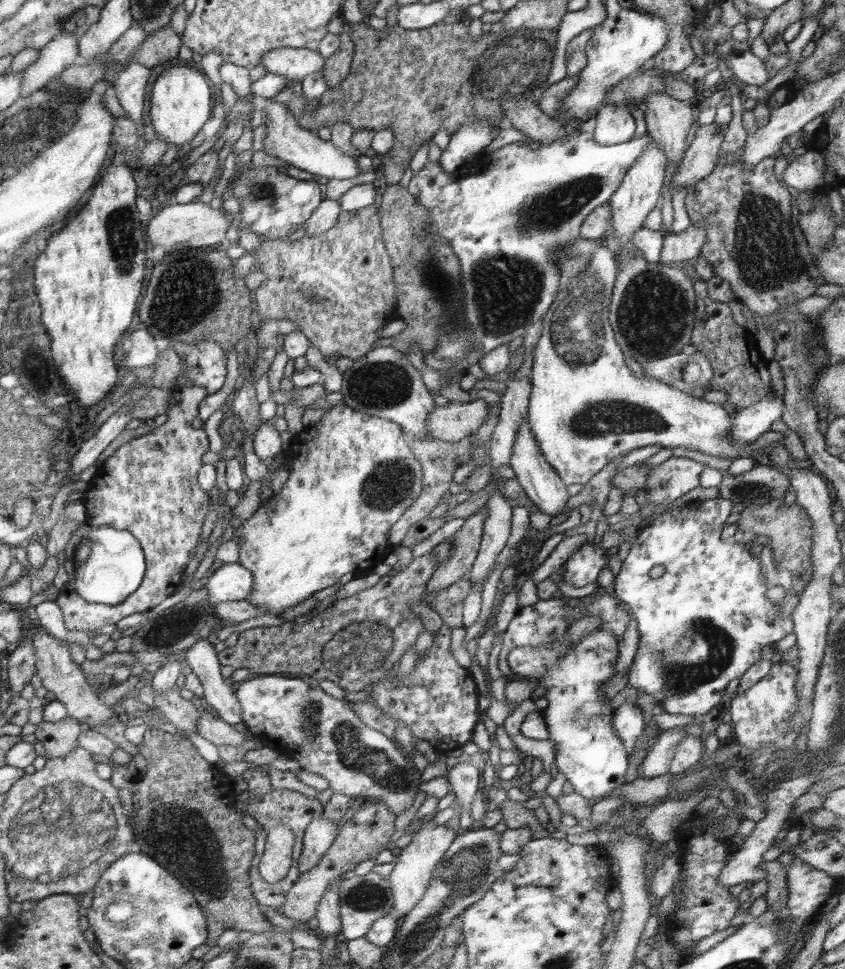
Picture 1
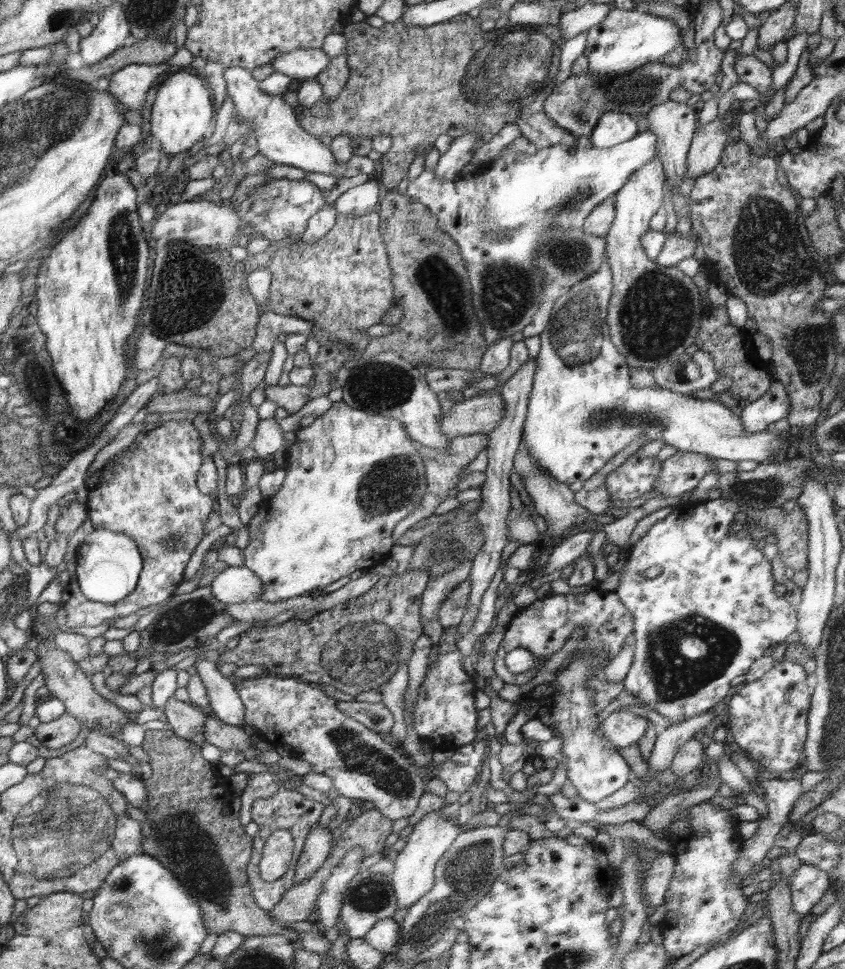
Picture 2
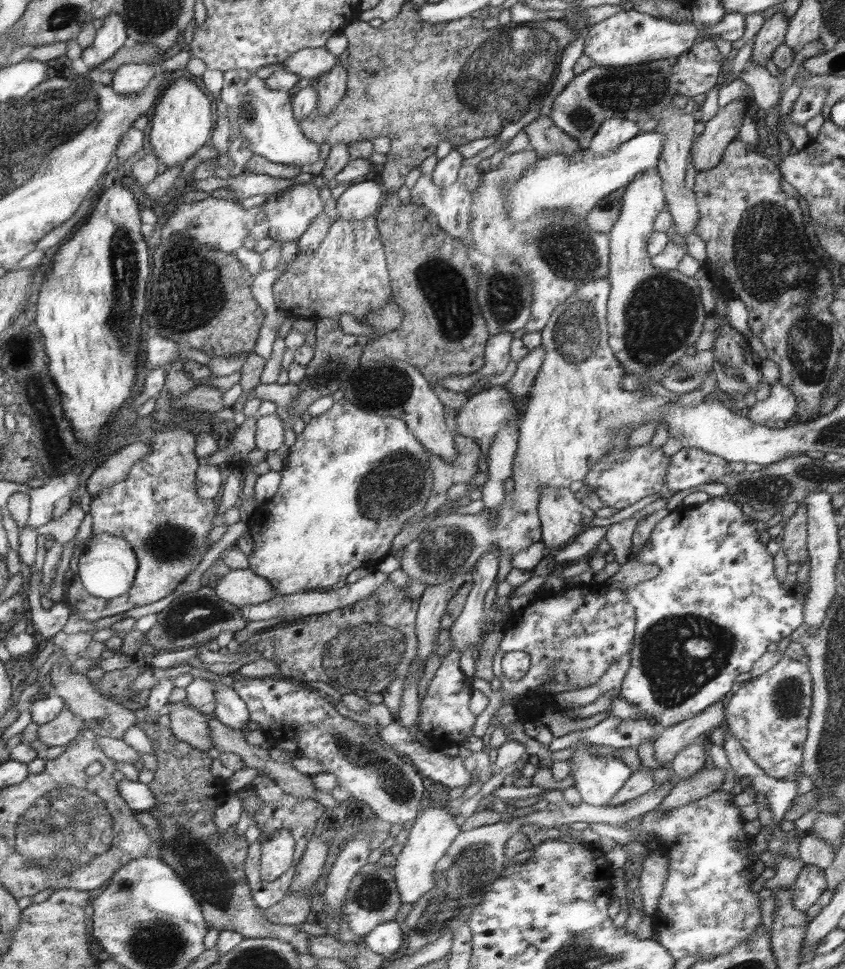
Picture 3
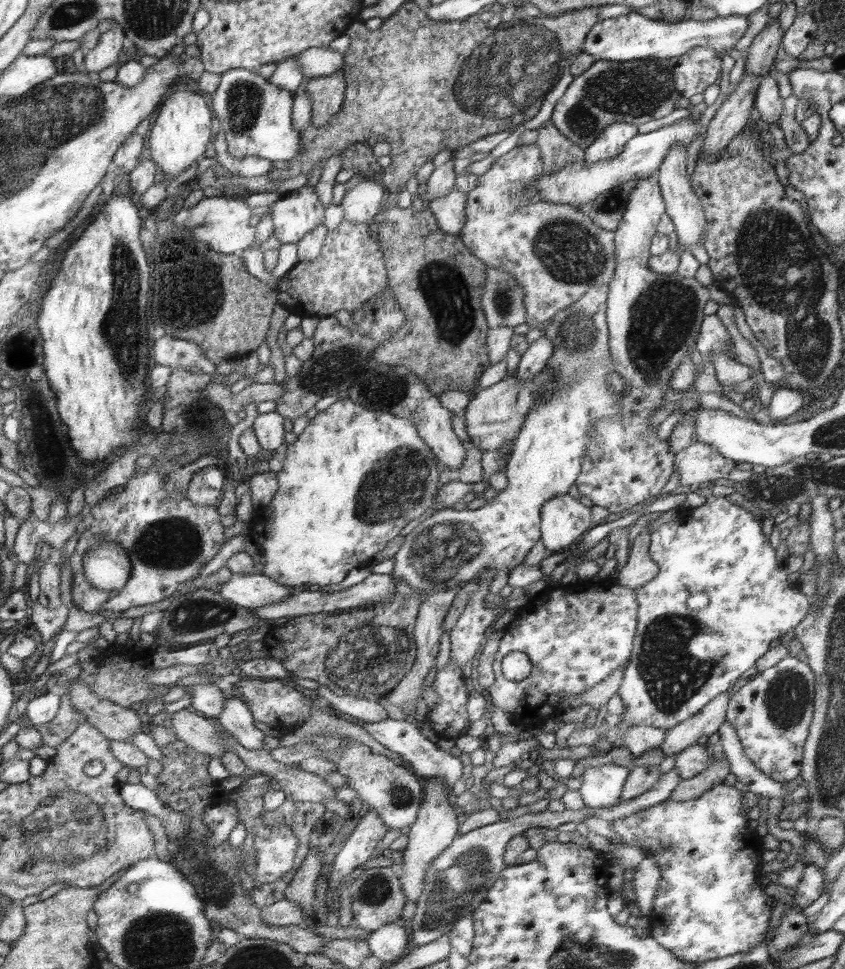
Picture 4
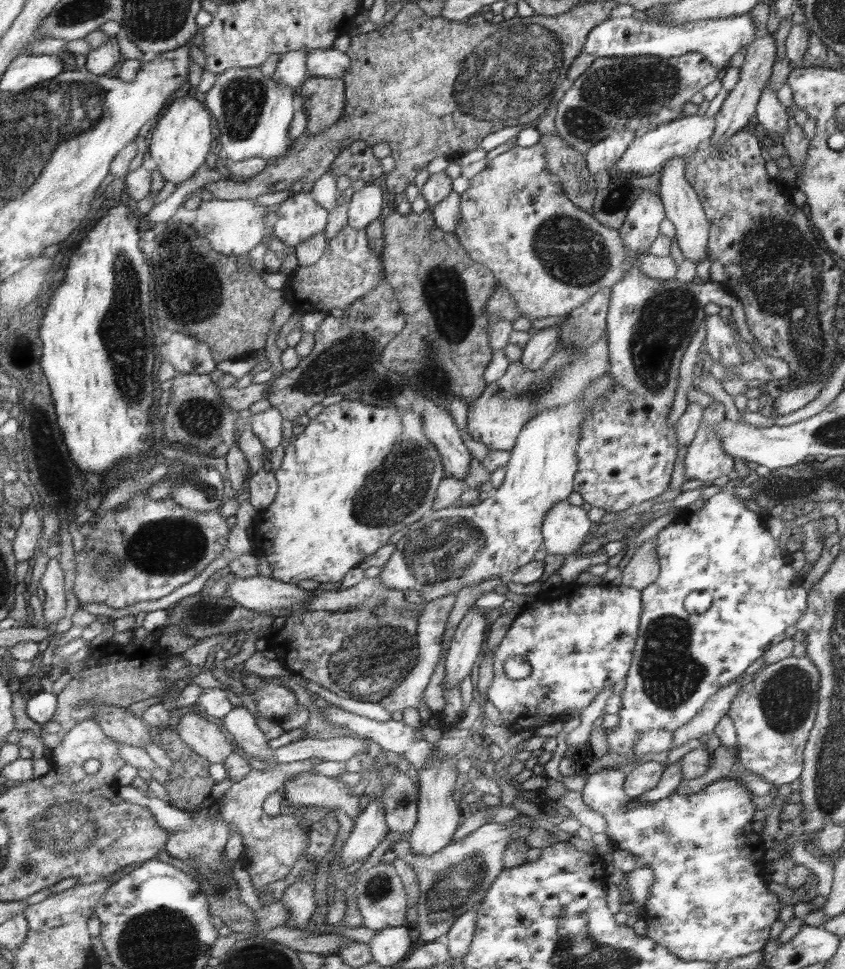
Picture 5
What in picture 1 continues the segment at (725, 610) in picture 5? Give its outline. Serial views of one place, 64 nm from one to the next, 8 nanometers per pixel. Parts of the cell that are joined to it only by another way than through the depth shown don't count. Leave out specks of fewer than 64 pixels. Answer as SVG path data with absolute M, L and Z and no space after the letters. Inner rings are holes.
M719 496L714 499L689 502L677 509L670 509L666 513L658 515L658 517L655 515L655 519L646 528L643 528L638 538L632 542L628 556L626 556L626 559L622 563L620 572L615 576L614 594L628 605L629 610L633 611L631 615L636 619L636 628L638 628L639 632L638 649L629 667L627 686L632 689L642 690L644 693L652 696L657 705L664 709L664 713L688 715L696 718L705 715L720 703L730 681L743 677L760 660L760 652L762 652L764 646L768 647L770 642L776 643L785 636L793 634L793 619L790 615L782 611L782 602L774 604L772 600L766 598L768 583L762 570L759 555L755 556L750 552L749 545L751 541L746 540L742 543L737 543L727 540L724 542L720 538L720 532L722 532L722 528L726 524L728 516L732 514L732 506L734 505L735 502ZM654 567L662 567L664 574L654 578L650 575ZM685 636L691 638L692 641L692 644L687 649L679 646L679 640Z

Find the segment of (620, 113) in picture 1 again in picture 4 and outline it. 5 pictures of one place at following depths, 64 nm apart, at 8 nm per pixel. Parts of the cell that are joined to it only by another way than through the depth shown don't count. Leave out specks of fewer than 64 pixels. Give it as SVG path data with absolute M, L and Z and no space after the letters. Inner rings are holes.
M628 122L611 124L592 145L585 149L585 162L594 164L618 156L625 149L626 143L637 134L638 126Z

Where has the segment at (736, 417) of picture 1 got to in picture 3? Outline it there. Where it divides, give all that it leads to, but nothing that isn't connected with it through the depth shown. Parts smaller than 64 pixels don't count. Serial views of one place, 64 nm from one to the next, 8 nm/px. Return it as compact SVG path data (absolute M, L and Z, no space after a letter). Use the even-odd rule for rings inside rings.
M778 381L770 386L770 395L766 399L757 400L742 413L755 425L766 425L768 420L785 420L791 423L797 414L796 397Z

